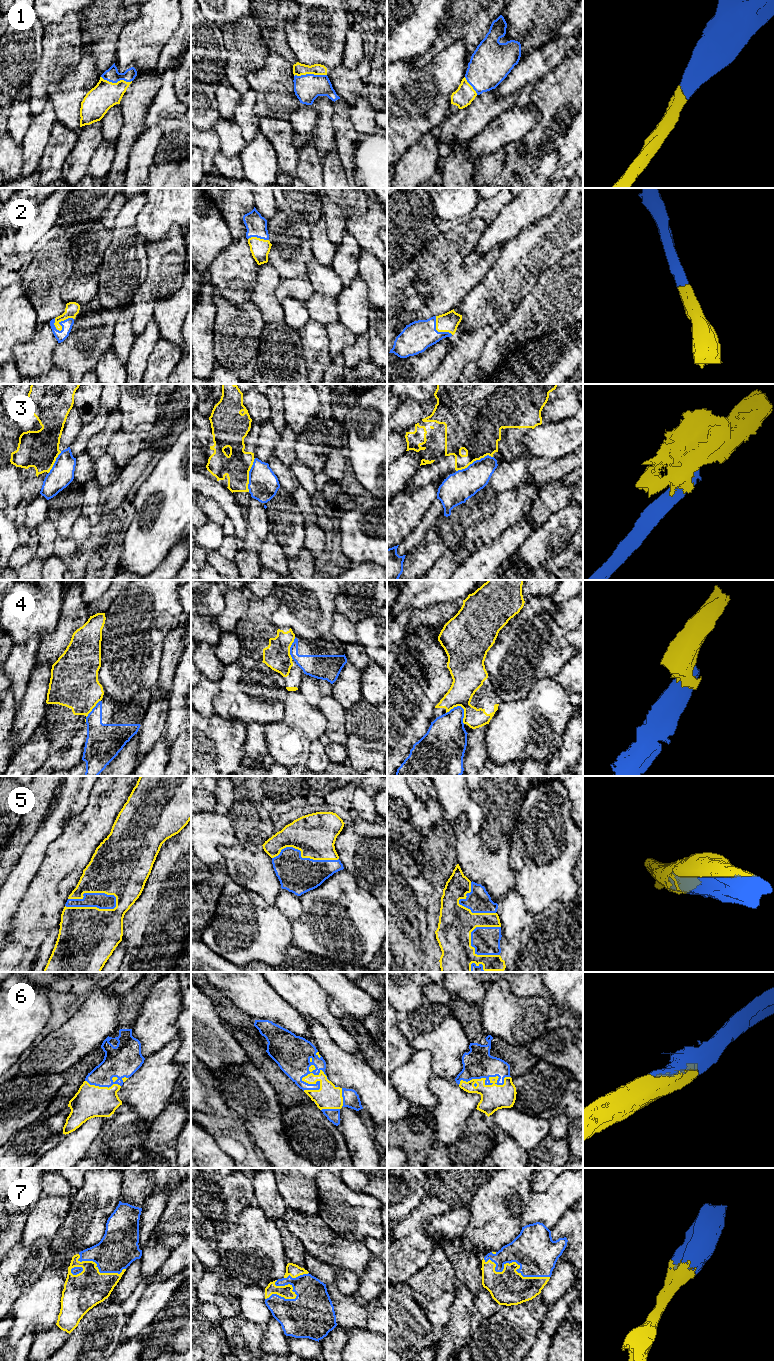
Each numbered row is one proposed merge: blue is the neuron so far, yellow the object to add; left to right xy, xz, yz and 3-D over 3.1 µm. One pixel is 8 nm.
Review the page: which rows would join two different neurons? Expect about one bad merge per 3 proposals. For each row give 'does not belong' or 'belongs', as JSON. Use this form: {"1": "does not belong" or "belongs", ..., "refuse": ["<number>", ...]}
{"1": "belongs", "2": "belongs", "3": "belongs", "4": "does not belong", "5": "belongs", "6": "belongs", "7": "belongs", "refuse": ["4"]}

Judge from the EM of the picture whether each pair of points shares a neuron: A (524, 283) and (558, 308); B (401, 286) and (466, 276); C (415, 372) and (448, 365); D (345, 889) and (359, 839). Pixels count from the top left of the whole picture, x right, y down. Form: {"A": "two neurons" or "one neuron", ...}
{"A": "two neurons", "B": "one neuron", "C": "two neurons", "D": "two neurons"}

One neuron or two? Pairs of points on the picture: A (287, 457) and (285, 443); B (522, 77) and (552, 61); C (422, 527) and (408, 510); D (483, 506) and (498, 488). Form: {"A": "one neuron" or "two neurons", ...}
{"A": "one neuron", "B": "one neuron", "C": "two neurons", "D": "two neurons"}

